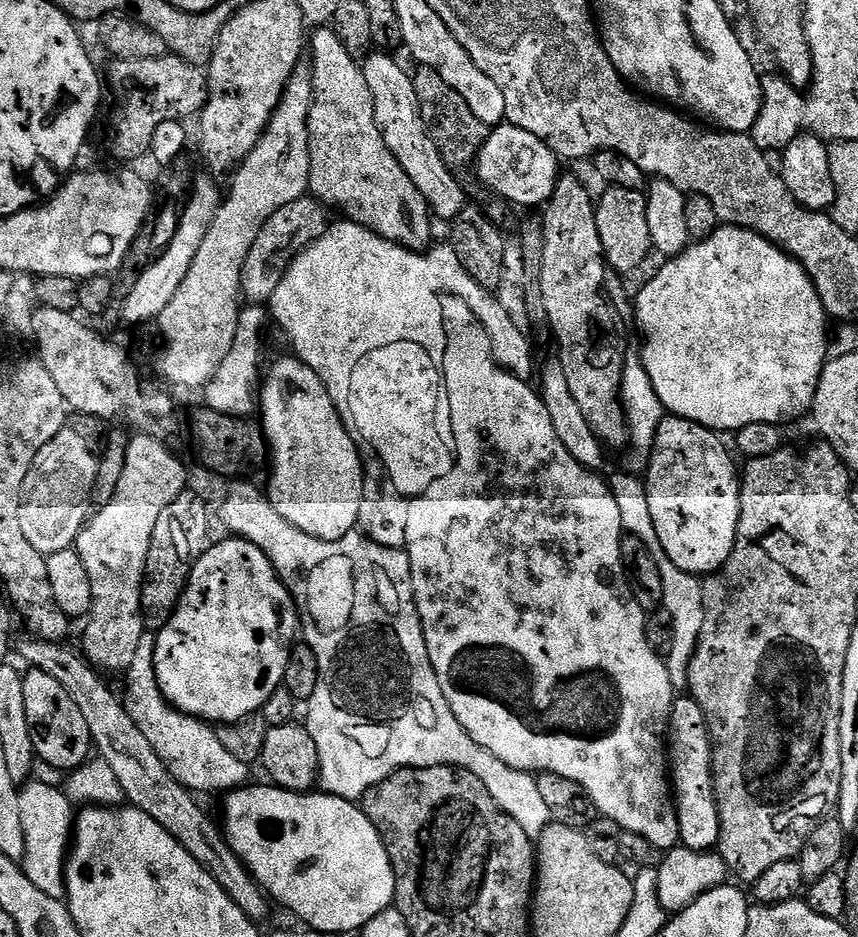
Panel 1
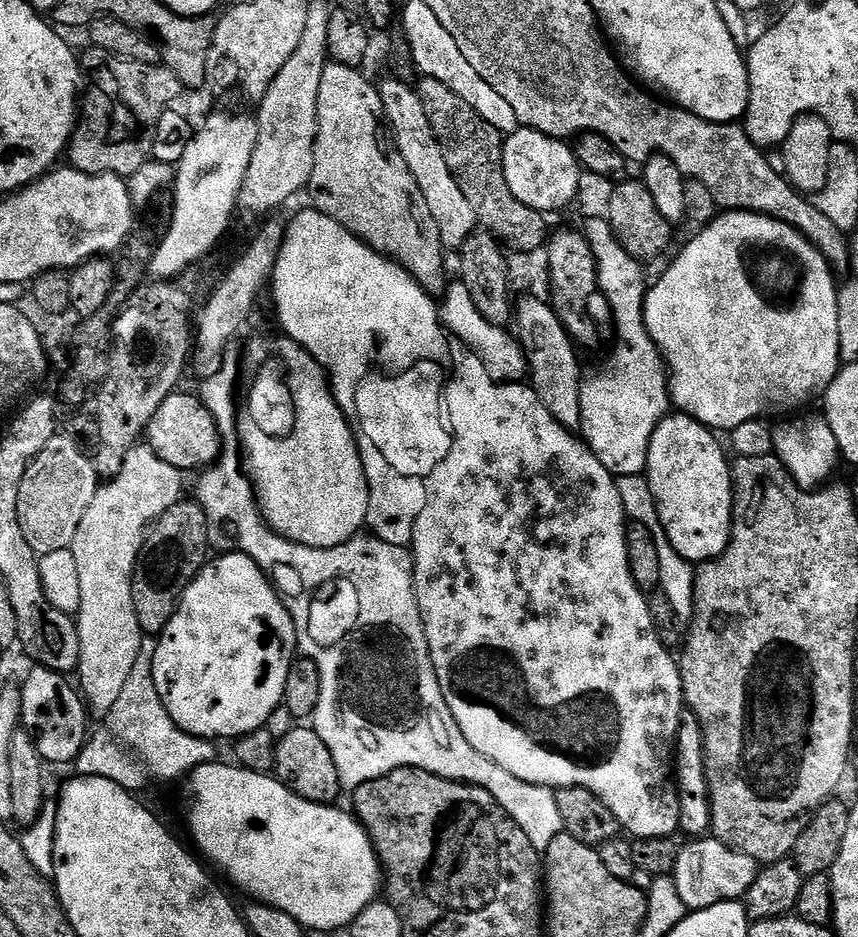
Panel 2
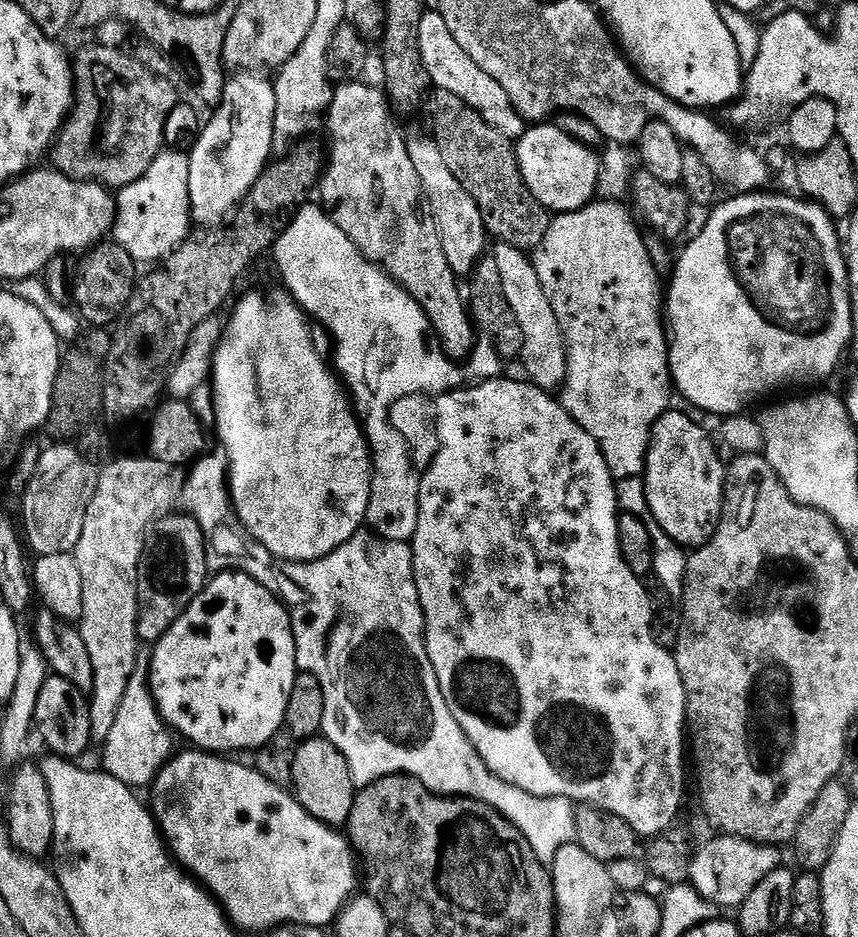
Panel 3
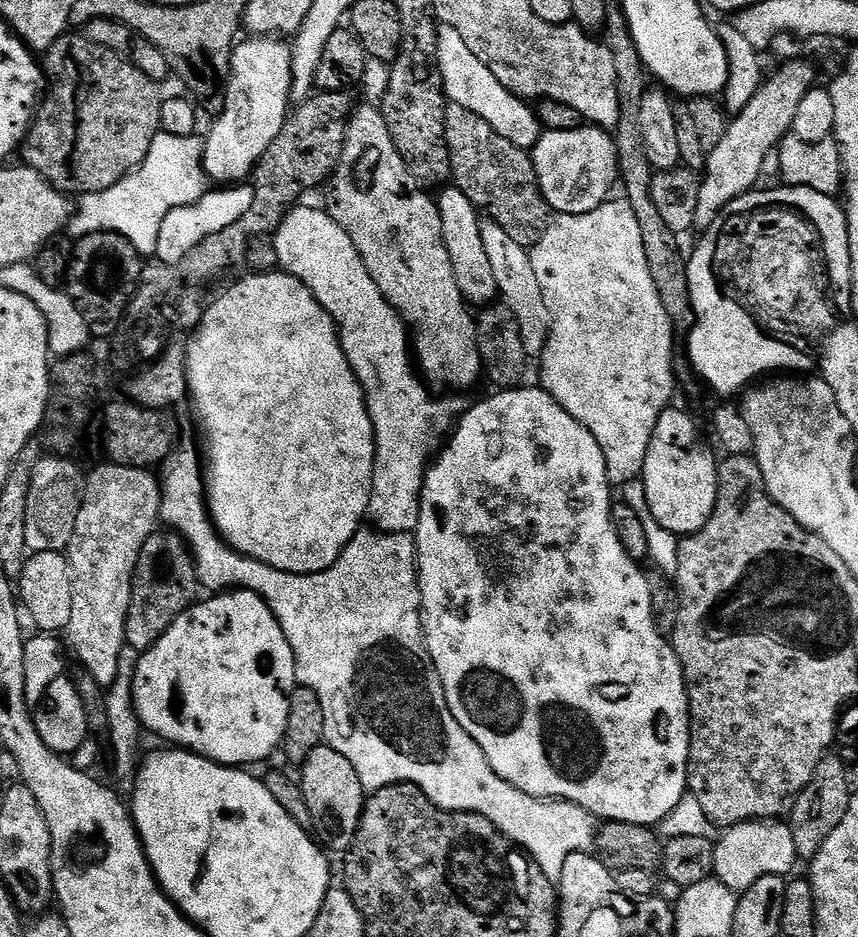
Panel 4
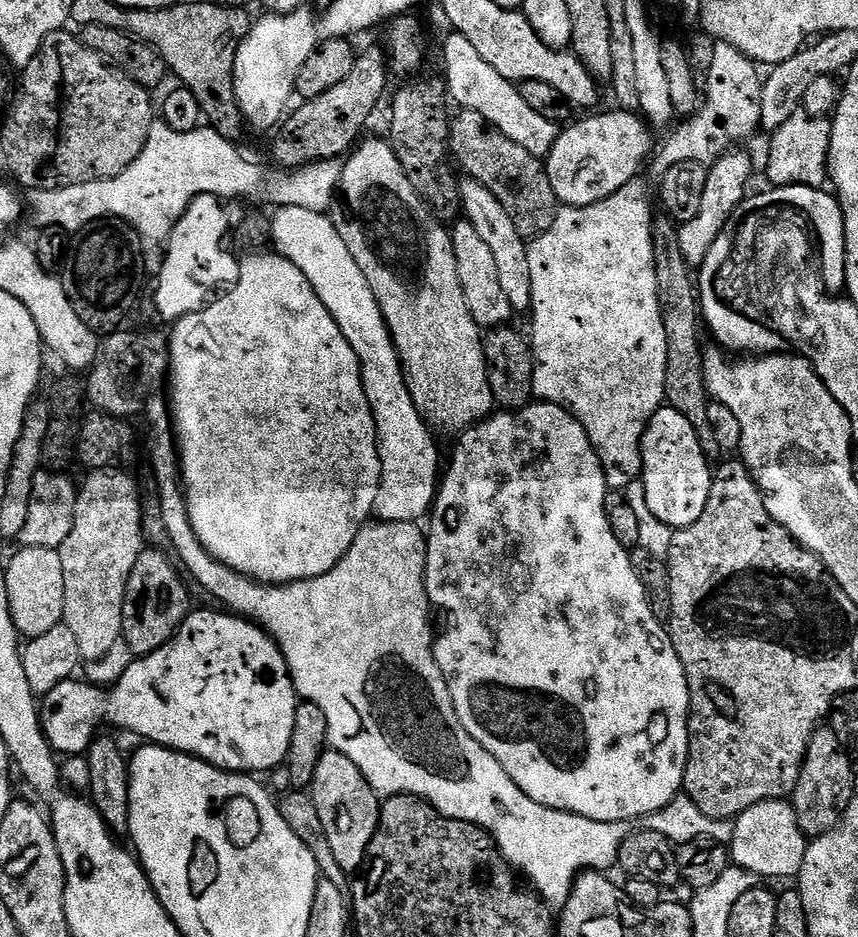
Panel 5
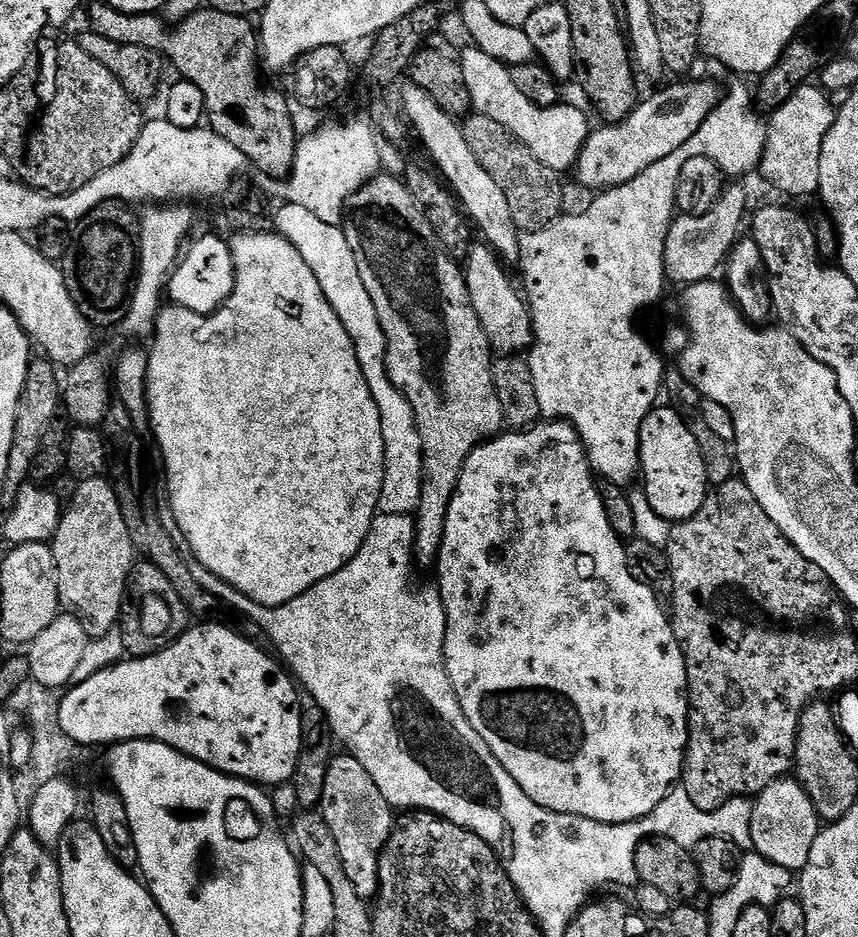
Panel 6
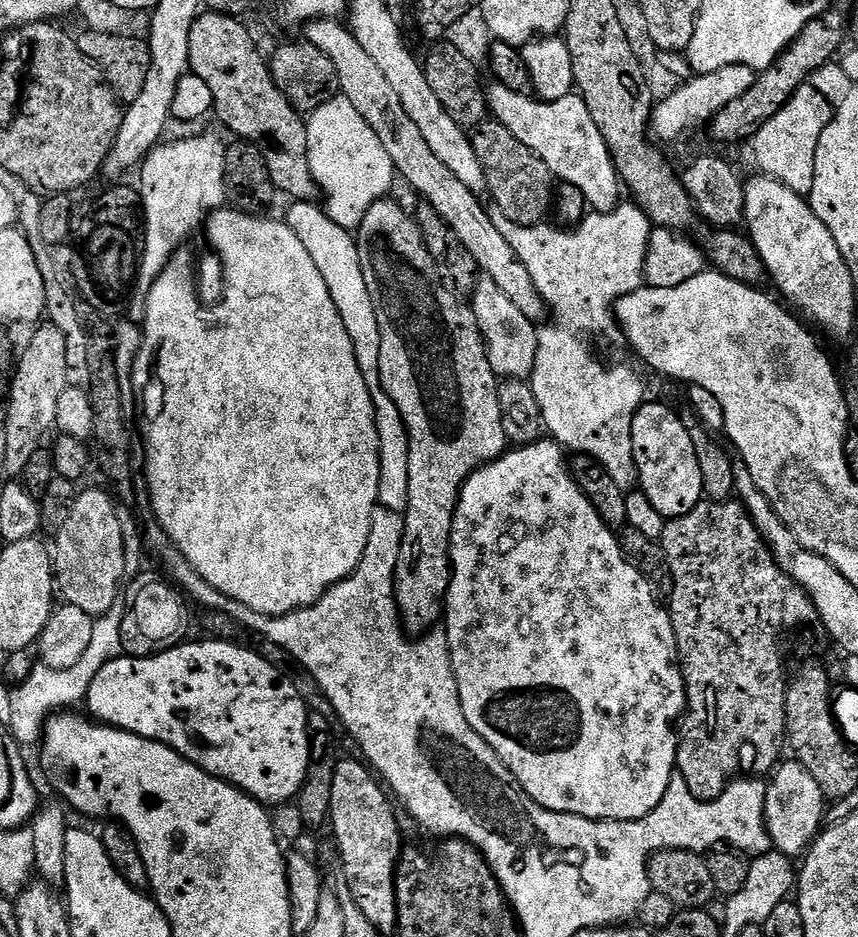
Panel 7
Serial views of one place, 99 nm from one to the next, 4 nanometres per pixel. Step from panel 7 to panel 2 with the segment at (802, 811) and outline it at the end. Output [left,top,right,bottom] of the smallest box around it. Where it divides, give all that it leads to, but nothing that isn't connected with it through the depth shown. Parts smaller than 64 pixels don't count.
[670,838,758,912]

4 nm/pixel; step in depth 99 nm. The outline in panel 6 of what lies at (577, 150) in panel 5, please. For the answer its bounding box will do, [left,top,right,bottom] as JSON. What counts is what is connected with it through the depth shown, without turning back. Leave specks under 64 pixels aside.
[574,79,722,190]

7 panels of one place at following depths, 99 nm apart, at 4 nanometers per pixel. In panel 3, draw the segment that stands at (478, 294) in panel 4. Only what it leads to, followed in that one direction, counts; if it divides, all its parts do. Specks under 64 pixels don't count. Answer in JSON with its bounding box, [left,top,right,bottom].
[407,135,490,278]

